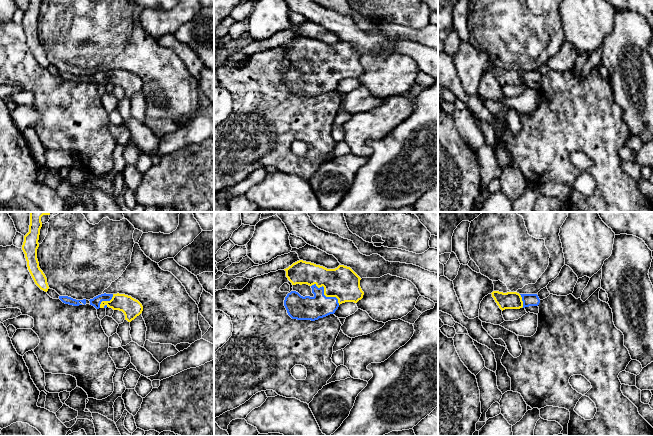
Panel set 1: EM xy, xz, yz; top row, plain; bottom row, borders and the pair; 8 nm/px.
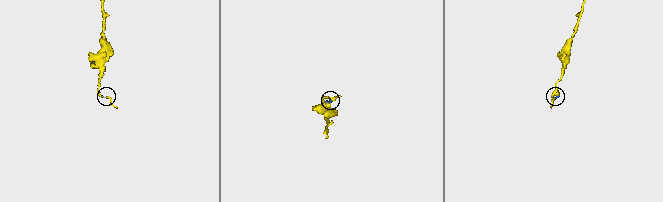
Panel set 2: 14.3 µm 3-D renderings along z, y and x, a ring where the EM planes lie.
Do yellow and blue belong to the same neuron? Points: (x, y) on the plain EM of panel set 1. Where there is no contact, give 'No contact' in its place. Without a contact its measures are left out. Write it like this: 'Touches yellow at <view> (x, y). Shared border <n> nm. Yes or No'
Touches yellow at xz (324, 70). Shared border 280 nm. Yes

